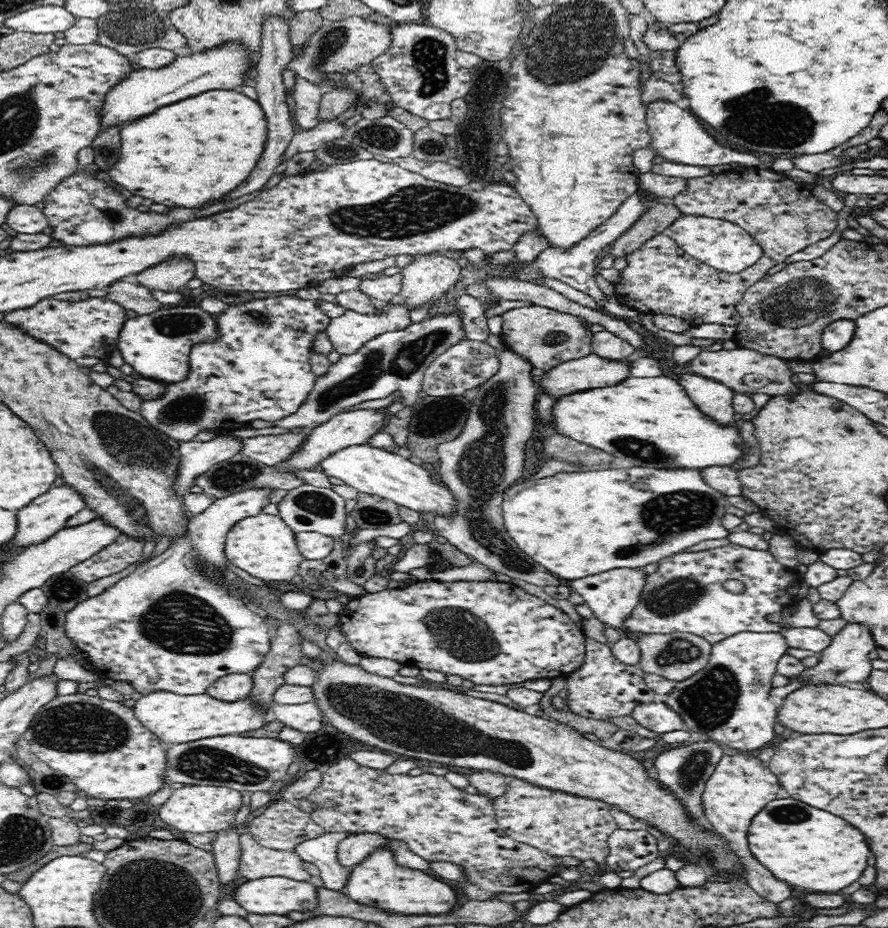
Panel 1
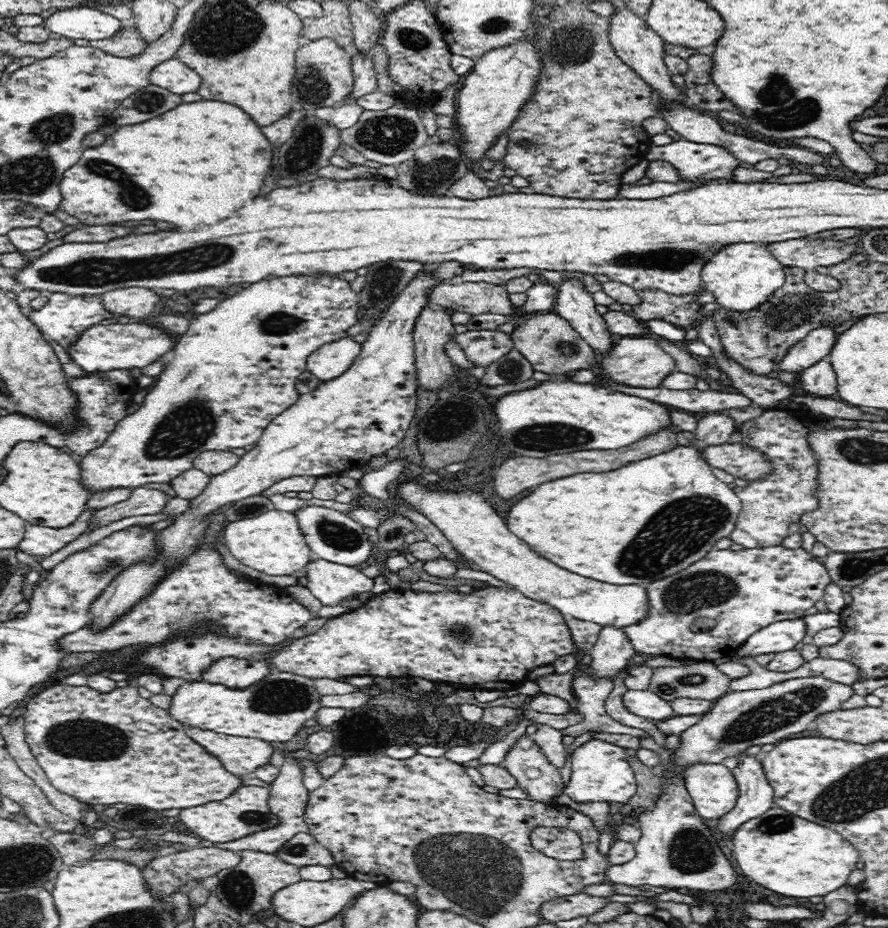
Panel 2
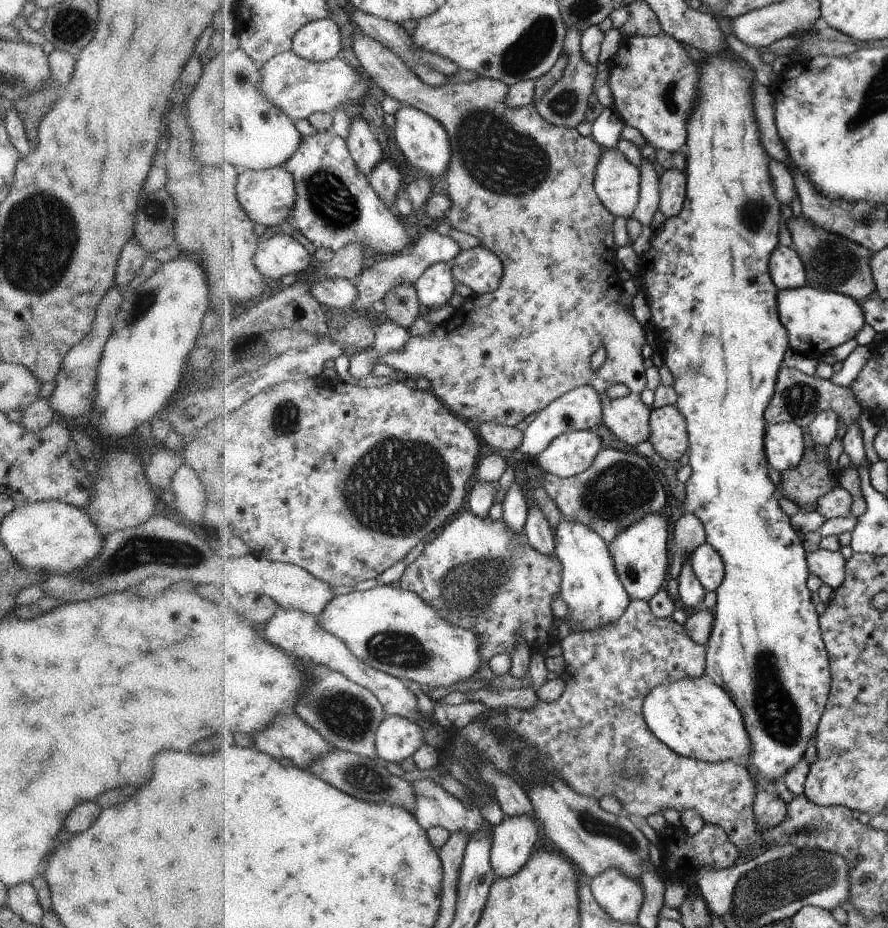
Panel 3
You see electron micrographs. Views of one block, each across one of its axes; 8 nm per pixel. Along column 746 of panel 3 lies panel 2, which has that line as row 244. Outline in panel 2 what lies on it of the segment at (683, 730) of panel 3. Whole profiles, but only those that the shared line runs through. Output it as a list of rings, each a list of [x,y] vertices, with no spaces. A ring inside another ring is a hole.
[[[754,242],[726,243],[701,268],[704,290],[712,292],[715,307],[744,311],[757,307],[772,291],[785,282],[784,265],[774,257],[766,245]]]

